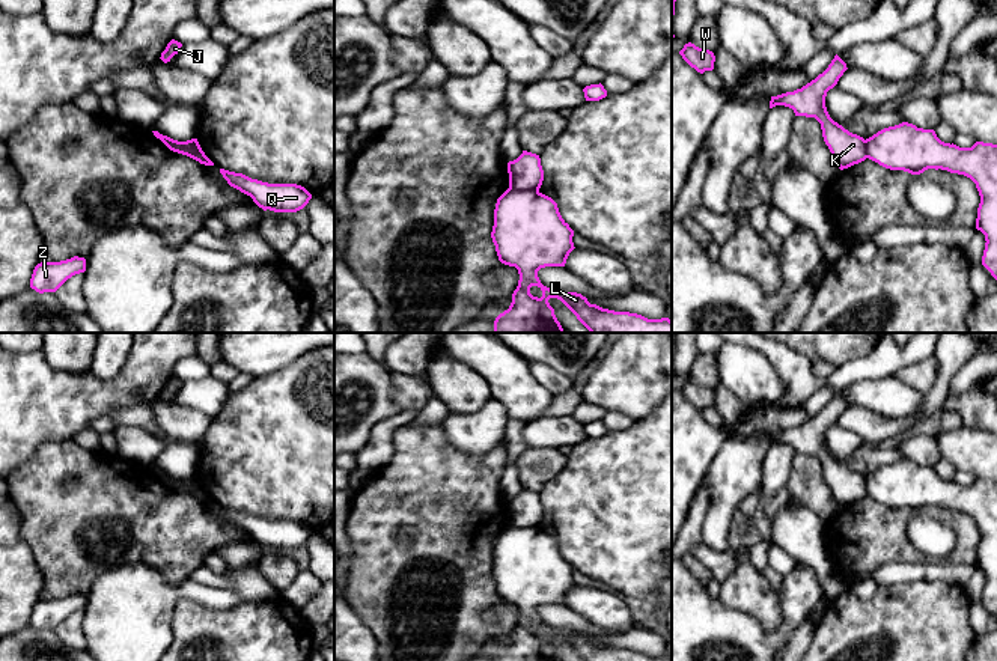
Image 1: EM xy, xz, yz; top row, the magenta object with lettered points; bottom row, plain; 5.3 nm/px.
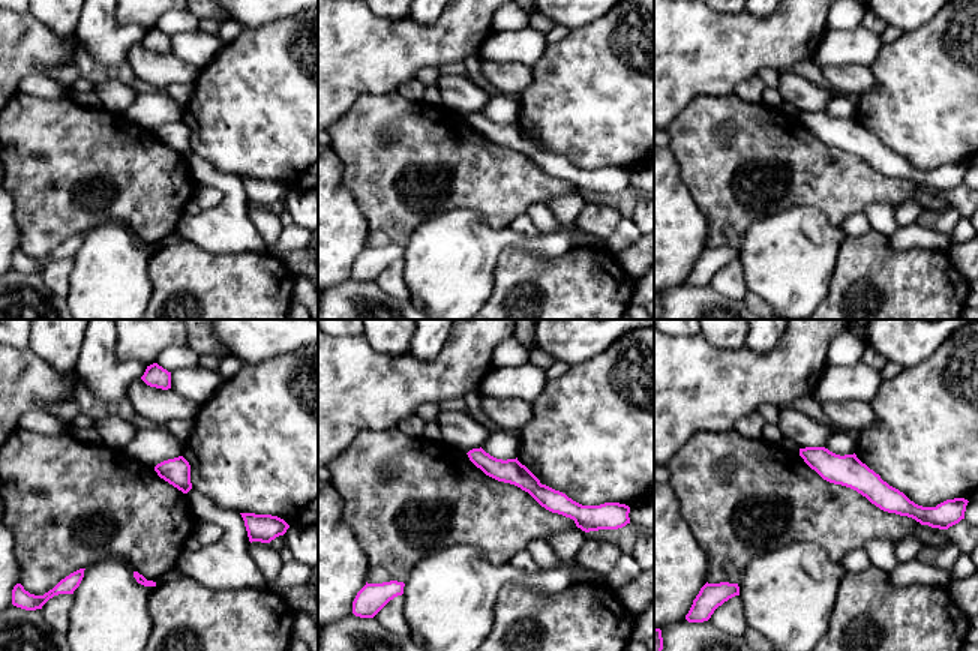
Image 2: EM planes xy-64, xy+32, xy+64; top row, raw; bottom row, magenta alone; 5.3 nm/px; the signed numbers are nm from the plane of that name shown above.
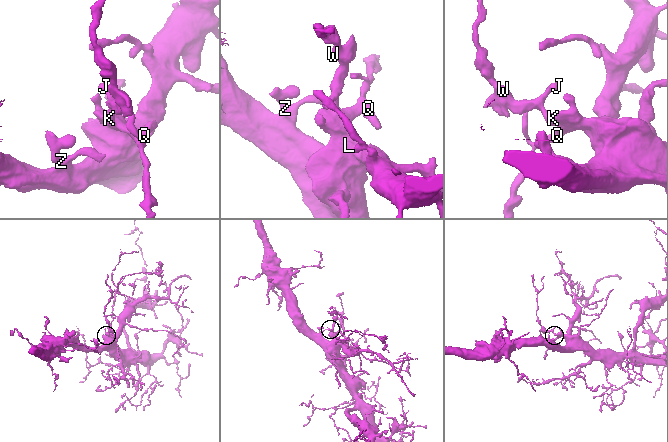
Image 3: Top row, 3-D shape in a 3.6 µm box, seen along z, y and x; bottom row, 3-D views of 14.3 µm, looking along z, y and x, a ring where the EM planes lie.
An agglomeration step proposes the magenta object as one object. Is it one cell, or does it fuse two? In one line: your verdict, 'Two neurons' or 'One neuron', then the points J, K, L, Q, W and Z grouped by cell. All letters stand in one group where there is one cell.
Two neurons. Groups: J K W / L Q Z

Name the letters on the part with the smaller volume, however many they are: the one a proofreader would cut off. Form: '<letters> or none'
J, K, W

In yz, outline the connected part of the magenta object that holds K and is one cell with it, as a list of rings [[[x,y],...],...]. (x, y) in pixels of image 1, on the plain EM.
[[[836,391],[828,405],[815,417],[794,429],[771,434],[770,438],[770,446],[785,443],[792,446],[795,453],[815,455],[821,461],[824,479],[840,507],[867,495],[866,477],[834,459],[825,444],[827,429],[837,422],[846,407],[846,401]]]

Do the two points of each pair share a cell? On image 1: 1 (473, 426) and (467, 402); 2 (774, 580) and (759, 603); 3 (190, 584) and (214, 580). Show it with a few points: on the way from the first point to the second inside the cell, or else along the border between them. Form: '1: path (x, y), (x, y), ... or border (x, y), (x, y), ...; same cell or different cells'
1: border (493, 398), (475, 411), (448, 413); different cells
2: border (758, 569), (776, 593); different cells
3: border (192, 577), (199, 583), (229, 587), (232, 590); different cells

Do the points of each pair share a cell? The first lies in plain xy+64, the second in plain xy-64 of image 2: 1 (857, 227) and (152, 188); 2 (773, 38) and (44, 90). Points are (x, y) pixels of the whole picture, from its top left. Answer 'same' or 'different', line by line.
1: different
2: different

